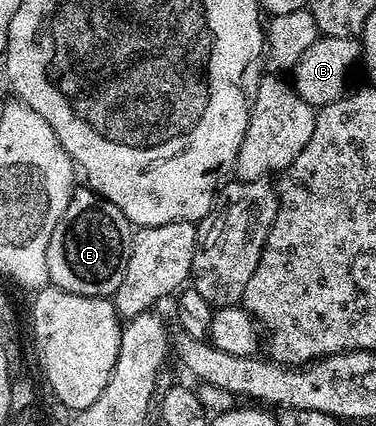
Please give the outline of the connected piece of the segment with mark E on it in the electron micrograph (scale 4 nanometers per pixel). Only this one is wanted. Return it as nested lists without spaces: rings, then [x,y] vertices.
[[[88,186],[78,187],[74,191],[73,197],[67,202],[67,210],[63,210],[63,218],[59,218],[59,226],[55,226],[55,231],[51,233],[51,242],[47,242],[47,274],[49,275],[49,284],[54,288],[61,288],[71,294],[80,296],[99,296],[102,298],[112,297],[113,293],[119,290],[119,282],[123,282],[123,270],[127,270],[127,258],[129,257],[129,241],[131,239],[131,225],[123,210],[107,200],[105,195],[100,192],[94,192]]]

